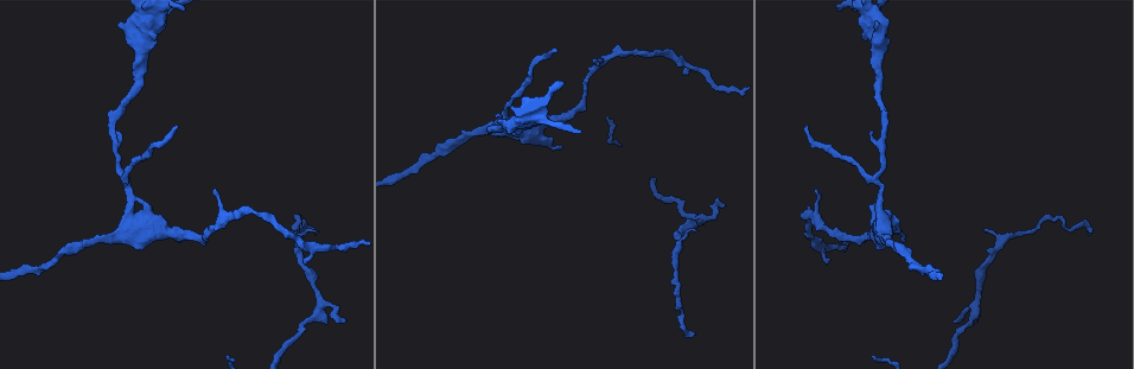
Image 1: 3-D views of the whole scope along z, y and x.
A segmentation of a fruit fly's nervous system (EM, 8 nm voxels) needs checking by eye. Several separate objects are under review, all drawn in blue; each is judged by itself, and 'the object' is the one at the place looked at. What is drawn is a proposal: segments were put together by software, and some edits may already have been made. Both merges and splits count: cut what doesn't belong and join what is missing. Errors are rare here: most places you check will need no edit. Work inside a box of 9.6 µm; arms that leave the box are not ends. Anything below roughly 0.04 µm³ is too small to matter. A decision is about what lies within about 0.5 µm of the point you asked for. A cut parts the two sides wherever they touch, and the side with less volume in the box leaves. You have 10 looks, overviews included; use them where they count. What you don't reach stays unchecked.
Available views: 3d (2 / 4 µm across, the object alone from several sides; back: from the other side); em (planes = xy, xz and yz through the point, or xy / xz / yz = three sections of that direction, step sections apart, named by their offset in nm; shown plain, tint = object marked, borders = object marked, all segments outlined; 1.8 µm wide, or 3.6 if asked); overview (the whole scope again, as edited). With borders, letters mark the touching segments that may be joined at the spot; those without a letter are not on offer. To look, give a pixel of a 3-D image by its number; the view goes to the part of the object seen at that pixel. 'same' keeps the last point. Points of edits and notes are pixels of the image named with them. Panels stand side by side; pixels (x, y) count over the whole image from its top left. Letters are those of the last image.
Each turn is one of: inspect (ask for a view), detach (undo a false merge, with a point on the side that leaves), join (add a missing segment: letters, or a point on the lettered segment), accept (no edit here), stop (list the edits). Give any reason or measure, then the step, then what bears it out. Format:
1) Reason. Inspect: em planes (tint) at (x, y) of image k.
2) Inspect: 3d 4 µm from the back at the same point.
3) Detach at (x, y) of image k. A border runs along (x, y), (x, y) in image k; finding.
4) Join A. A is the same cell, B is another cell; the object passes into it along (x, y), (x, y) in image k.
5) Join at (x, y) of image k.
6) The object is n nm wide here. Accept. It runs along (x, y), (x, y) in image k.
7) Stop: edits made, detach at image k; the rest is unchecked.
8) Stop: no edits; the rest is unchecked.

Inspect: em planes (tint) at (155, 18) of image 1.

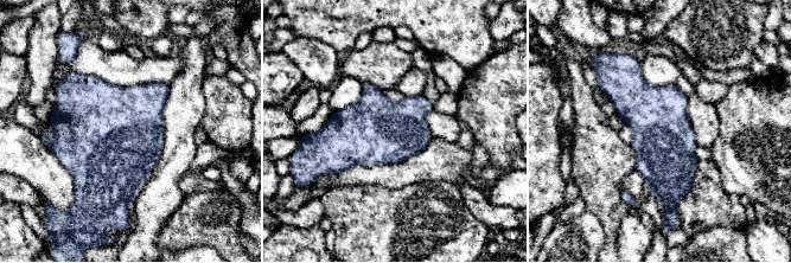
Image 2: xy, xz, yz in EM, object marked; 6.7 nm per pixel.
What lies round it. Inspect: em planes (borders) at the same point.

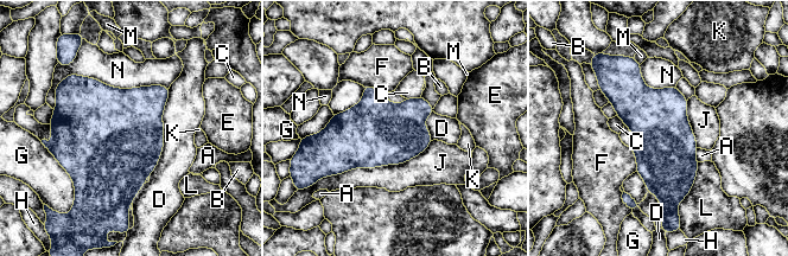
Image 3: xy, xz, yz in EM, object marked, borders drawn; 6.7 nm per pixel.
The object is 420 nm wide here; the longest contact is with J, 800 nm. Accept. A, B, C, D, E, F, G, H, J, K, L, M and N are other cells; all the same neuron.

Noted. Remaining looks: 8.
Sudden change in width. Inspect: 3d 4 µm at (879, 194) of image 1.

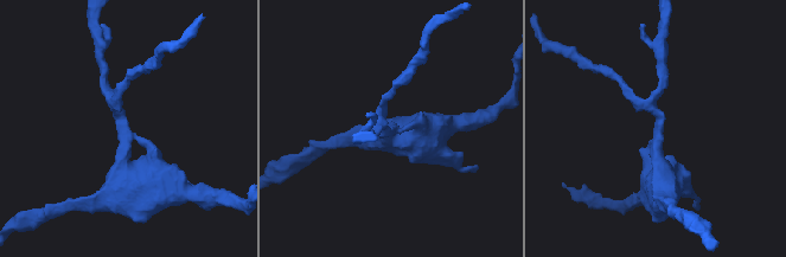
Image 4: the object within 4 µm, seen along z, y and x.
Now the EM. Inspect: em xy step 8 (tint) at (125, 131) of image 4.

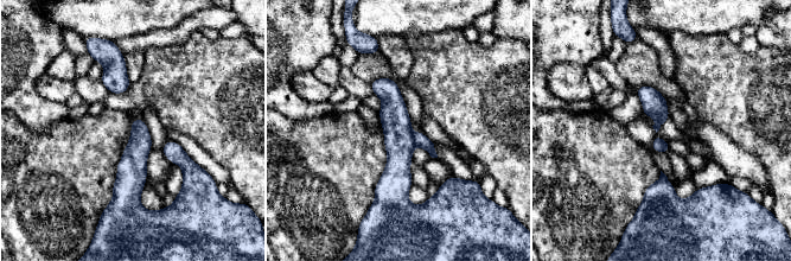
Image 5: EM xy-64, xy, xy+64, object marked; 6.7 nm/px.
Inspect: em planes (borders) at the same point.

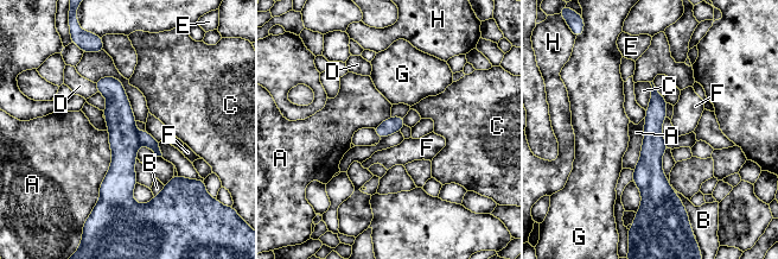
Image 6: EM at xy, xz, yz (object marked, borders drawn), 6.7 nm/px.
Accept. A, B, C, D, E, F, G and H are other cells; a border runs along (108, 130), (112, 163), (94, 206) in image 6; one neuron here.

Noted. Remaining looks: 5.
Thin end. Inspect: em planes (borders) at (344, 322) of image 1.

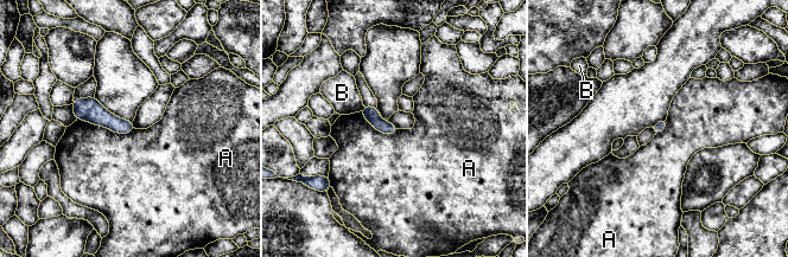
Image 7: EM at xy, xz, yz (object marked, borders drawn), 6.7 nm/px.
The longest contact is with A, 400 nm. Accept. A and B are other cells; a border runs along (77, 119), (121, 134), (134, 129) in image 7; no lettered segment goes on from it.

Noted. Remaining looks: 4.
An open end. Inspect: 3d 2 µm at (692, 335) of image 1.

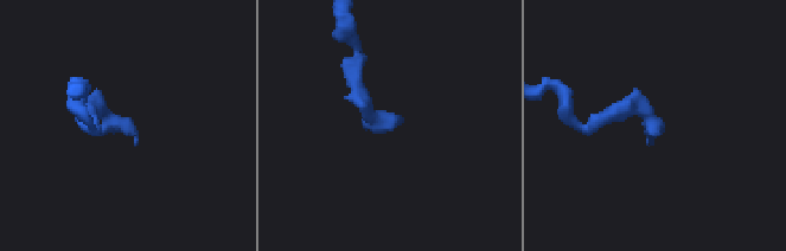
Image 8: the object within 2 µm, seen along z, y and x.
Inspect: em planes (tint) at (135, 145) of image 8.

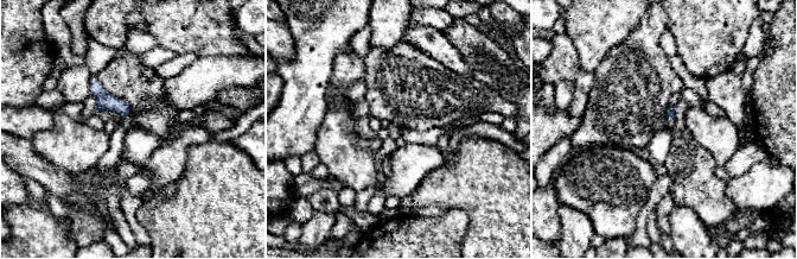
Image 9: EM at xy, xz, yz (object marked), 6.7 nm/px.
What lies round it. Inspect: em planes (borders) at the same point.

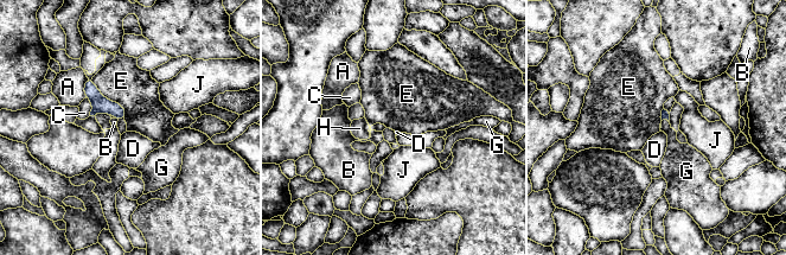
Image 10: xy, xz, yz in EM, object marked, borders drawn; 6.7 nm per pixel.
The longest contact is with E, 360 nm. Join G. G is the same cell, A, B, C, D, E, H and J are other cells; the object passes into it along (100, 103), (120, 119), (121, 125) in image 10; the neuron continues.

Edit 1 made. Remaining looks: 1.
Stop: edits made, join at image 10; the rest is unchecked.

